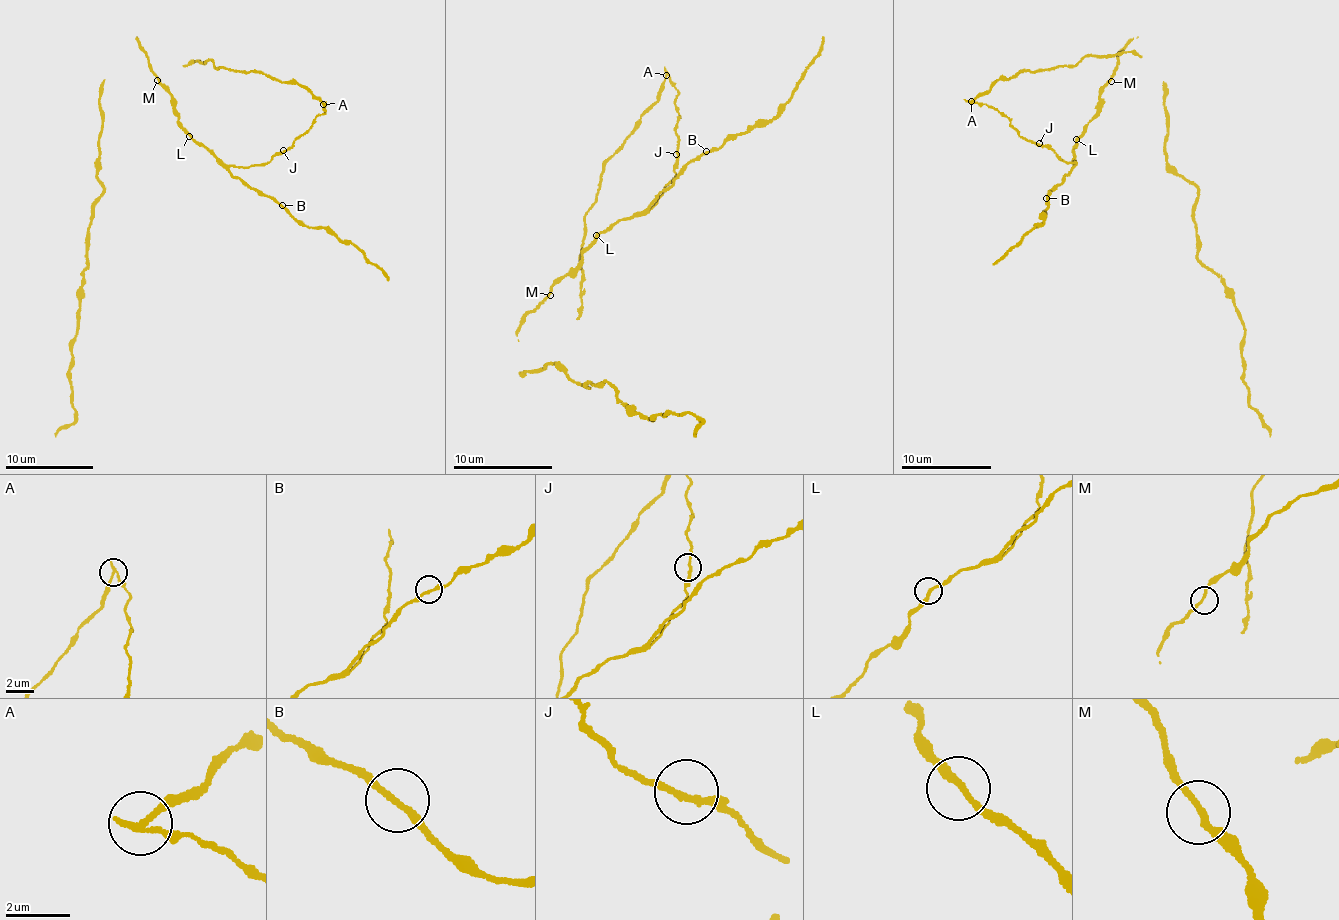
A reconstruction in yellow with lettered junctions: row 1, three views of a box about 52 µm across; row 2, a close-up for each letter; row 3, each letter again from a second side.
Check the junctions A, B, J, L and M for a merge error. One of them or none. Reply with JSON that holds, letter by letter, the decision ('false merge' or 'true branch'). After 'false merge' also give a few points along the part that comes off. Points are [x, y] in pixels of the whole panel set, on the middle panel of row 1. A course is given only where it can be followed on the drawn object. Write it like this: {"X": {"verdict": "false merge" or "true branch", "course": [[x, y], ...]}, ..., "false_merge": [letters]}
{"A": {"verdict": "false merge", "course": [[665, 76], [658, 103], [642, 116], [636, 131], [605, 164], [597, 200], [584, 216], [581, 313], [576, 319]]}, "B": {"verdict": "true branch"}, "J": {"verdict": "true branch"}, "L": {"verdict": "true branch"}, "M": {"verdict": "true branch"}, "false_merge": ["A"]}

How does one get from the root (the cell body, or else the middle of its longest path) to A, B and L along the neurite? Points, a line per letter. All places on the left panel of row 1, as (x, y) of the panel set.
A: (163, 87), (172, 95), (180, 128), (224, 163), (238, 167), (264, 164), (293, 145), (325, 113), (323, 103)
B: (163, 87), (172, 95), (172, 108), (180, 128), (210, 152), (229, 173), (282, 205)
L: (163, 87), (172, 95), (172, 108), (179, 125), (189, 136)

